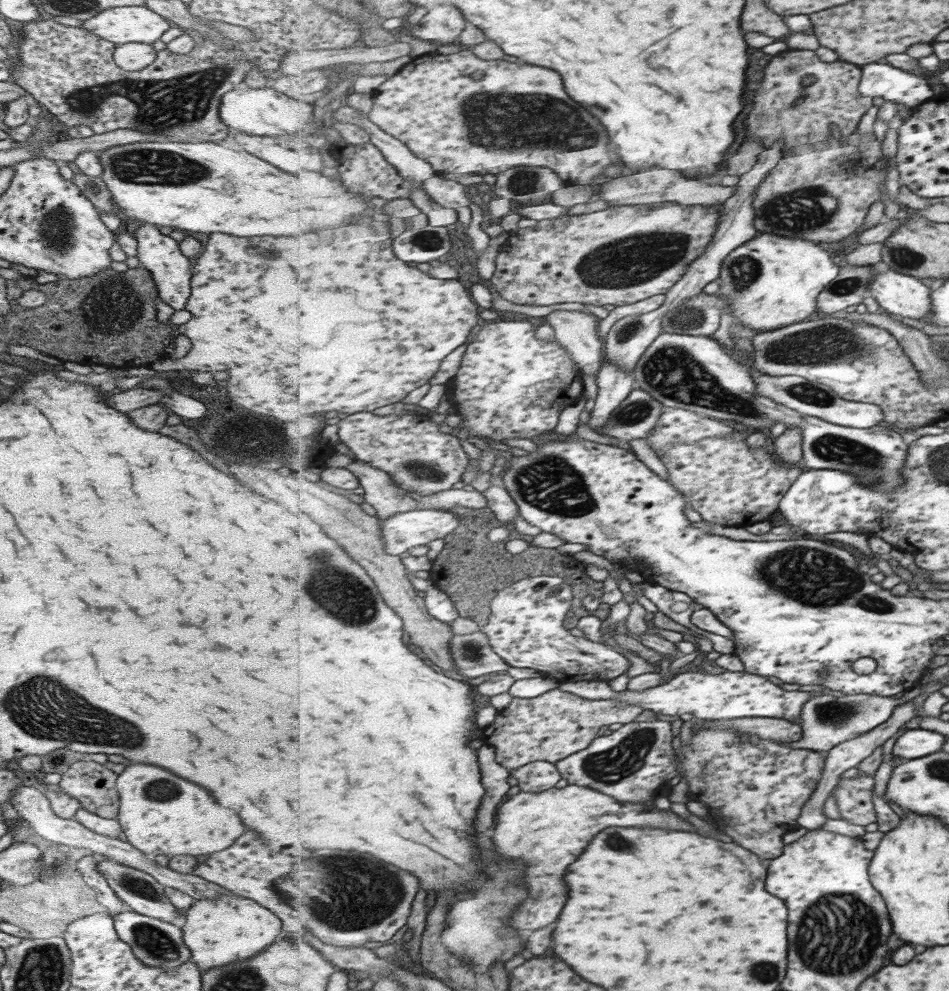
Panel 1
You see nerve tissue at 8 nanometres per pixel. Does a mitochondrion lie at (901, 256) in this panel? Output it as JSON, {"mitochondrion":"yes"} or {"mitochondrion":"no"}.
{"mitochondrion":"yes"}

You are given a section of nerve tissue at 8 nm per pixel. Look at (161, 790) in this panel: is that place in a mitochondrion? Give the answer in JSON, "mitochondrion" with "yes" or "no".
{"mitochondrion":"yes"}

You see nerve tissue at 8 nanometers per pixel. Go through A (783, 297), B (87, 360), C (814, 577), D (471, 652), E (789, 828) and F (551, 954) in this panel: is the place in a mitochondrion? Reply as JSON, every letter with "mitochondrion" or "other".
{"A":"other","B":"other","C":"mitochondrion","D":"mitochondrion","E":"other","F":"other"}

